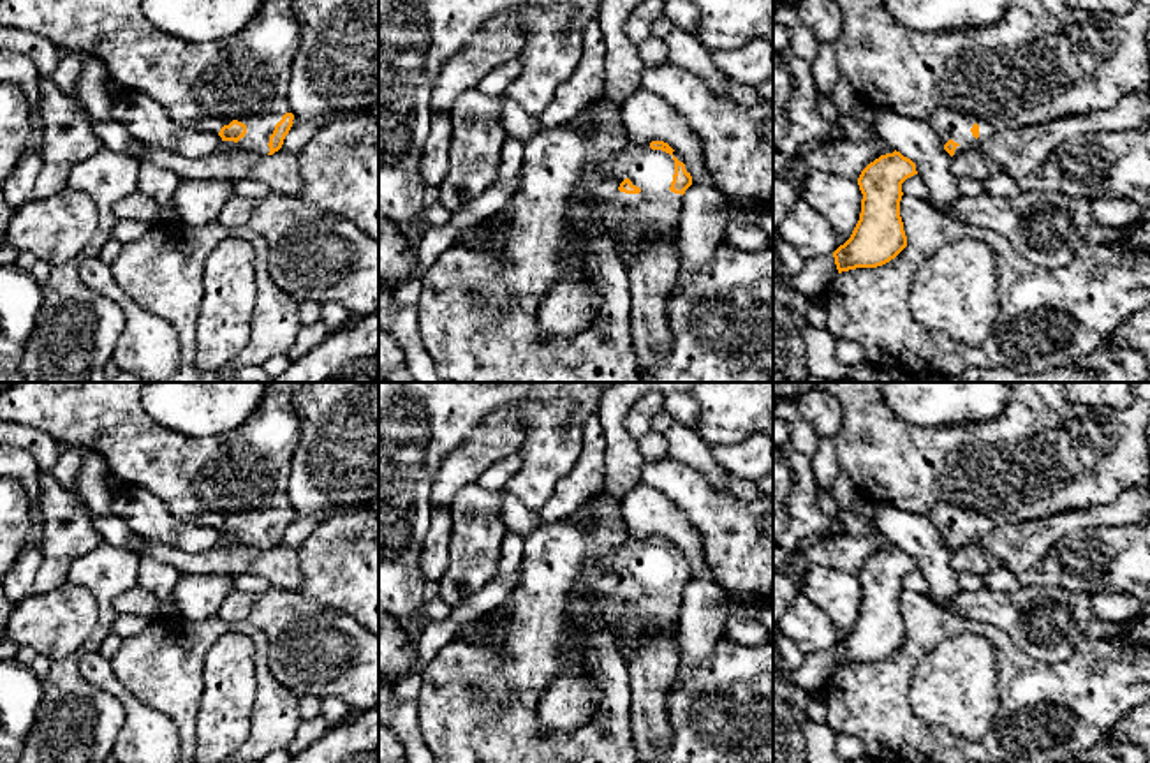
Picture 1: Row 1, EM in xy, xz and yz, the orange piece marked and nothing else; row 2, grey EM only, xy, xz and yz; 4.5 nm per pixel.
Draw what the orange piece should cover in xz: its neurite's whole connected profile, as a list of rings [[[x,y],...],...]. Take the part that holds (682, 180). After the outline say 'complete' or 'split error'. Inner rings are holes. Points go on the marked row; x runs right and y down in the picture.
[[[627,141],[618,155],[590,166],[579,181],[579,196],[569,208],[567,275],[539,300],[537,331],[544,337],[574,337],[599,317],[602,296],[583,278],[579,261],[588,219],[602,222],[604,238],[622,257],[639,245],[646,226],[660,233],[678,226],[683,194],[690,185],[692,176],[682,155],[664,141]]]; split error

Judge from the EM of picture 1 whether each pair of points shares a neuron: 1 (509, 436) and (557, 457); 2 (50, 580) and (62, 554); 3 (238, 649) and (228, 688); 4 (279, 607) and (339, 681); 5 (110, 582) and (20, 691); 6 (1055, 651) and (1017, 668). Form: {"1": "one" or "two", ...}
{"1": "two", "2": "one", "3": "one", "4": "one", "5": "two", "6": "two"}

